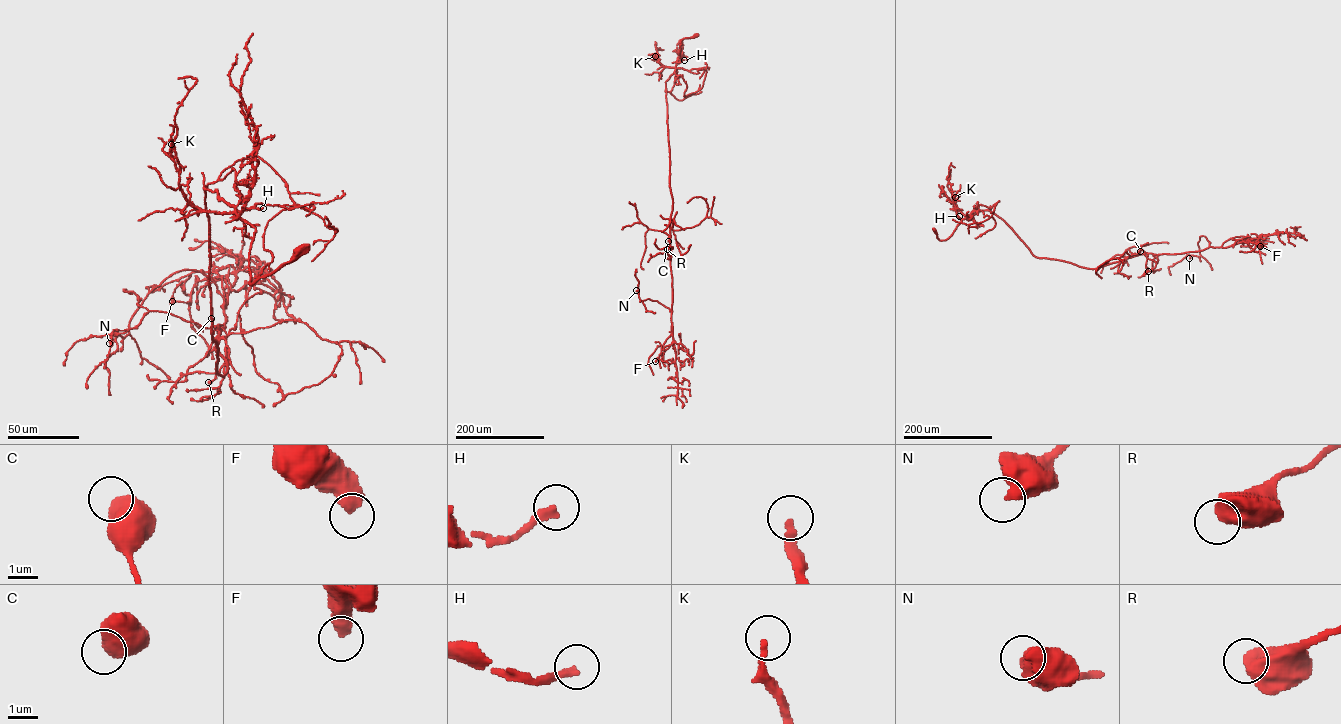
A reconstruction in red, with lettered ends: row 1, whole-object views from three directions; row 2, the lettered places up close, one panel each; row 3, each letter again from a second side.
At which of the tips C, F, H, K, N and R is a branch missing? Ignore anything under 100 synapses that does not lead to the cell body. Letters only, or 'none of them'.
none of them

